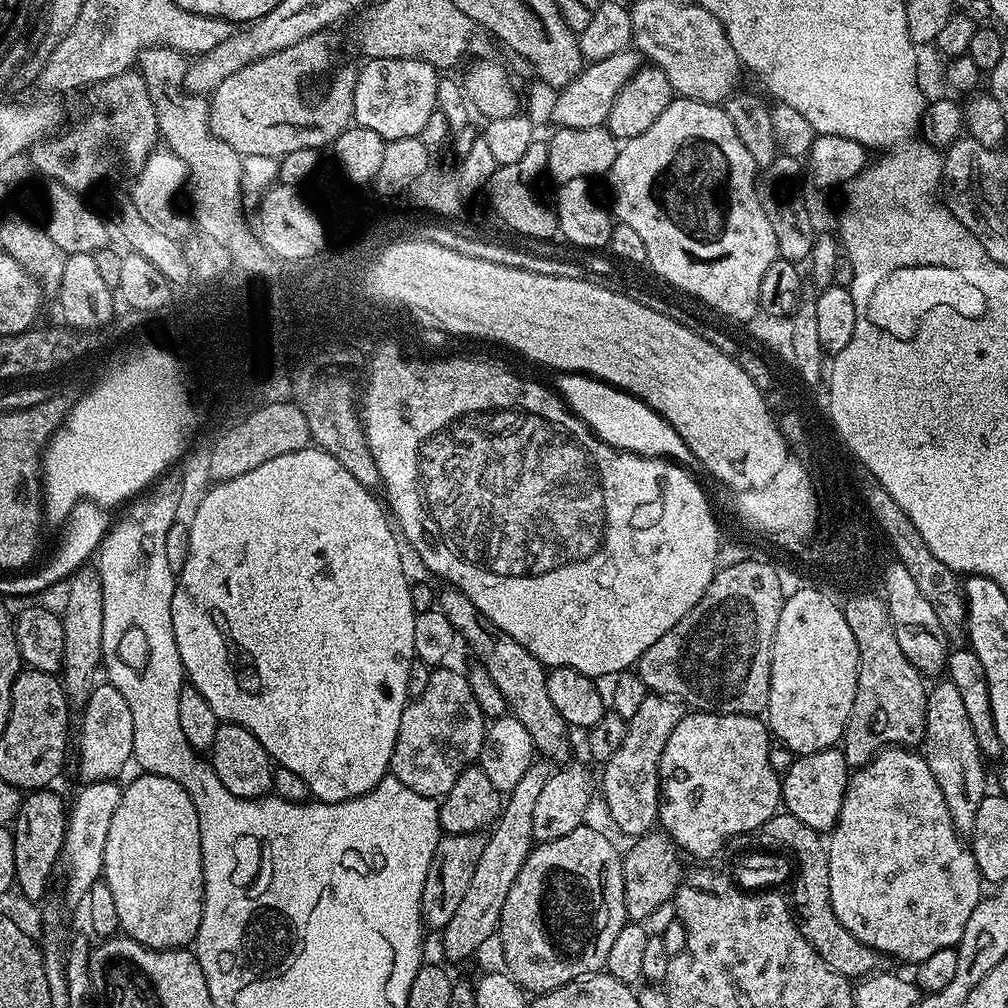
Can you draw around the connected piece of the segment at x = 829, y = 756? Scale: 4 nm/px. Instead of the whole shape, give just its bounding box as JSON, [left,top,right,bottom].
[782,747,850,834]

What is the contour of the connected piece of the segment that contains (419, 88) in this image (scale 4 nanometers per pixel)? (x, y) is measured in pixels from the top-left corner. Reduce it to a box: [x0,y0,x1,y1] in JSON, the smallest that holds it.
[352,60,437,142]

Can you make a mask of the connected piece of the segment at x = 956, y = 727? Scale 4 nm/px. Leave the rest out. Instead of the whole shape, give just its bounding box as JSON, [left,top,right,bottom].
[922,678,989,834]

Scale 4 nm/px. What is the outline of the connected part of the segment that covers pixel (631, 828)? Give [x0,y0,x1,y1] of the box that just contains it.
[603,694,685,838]

